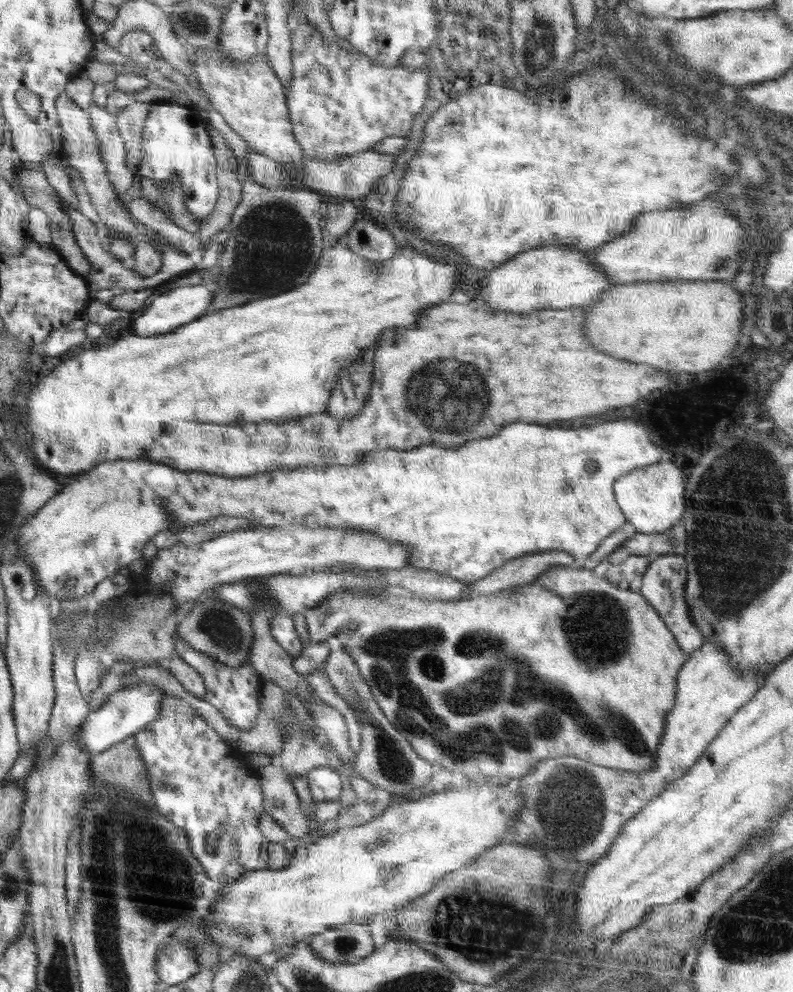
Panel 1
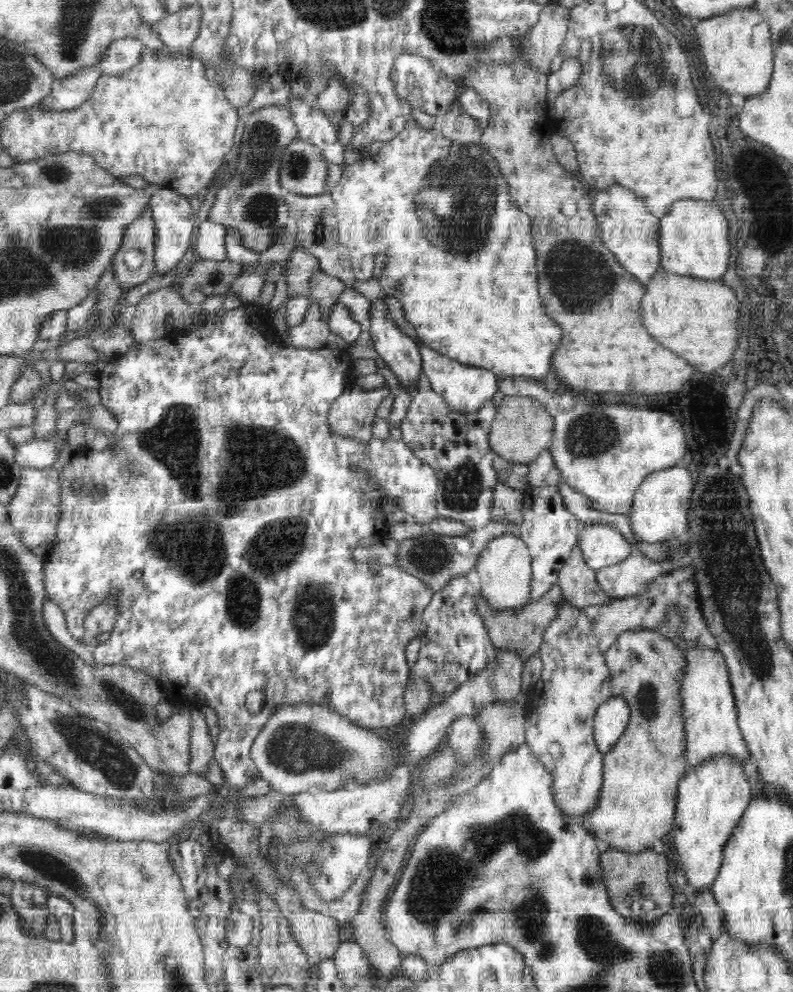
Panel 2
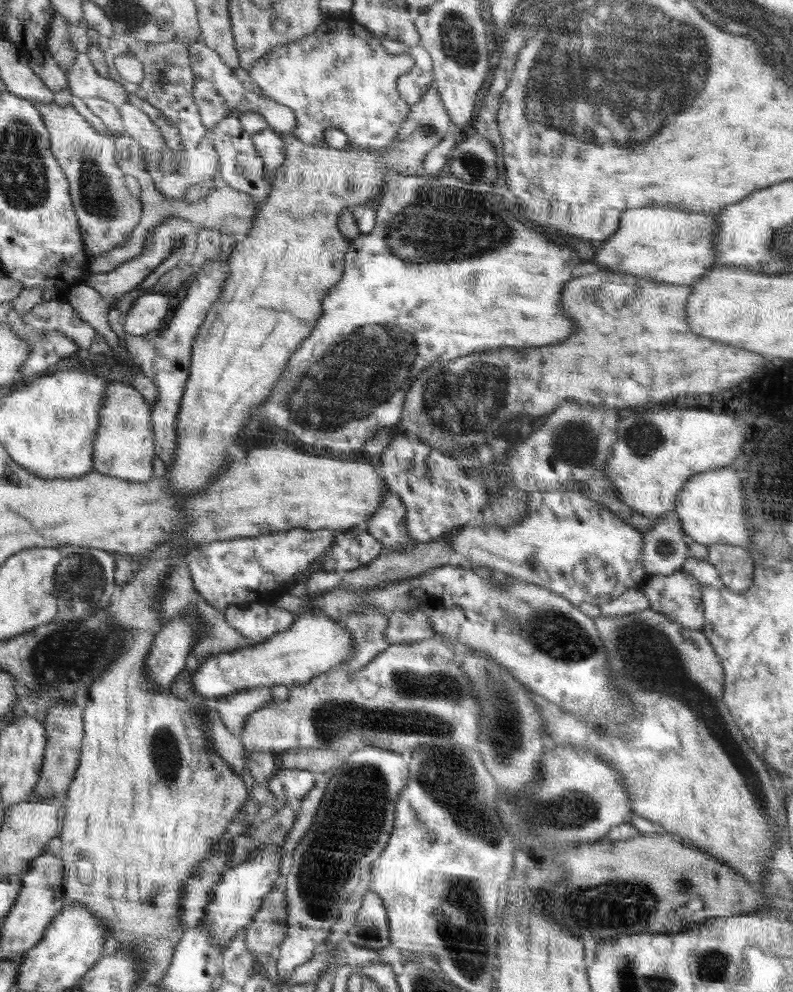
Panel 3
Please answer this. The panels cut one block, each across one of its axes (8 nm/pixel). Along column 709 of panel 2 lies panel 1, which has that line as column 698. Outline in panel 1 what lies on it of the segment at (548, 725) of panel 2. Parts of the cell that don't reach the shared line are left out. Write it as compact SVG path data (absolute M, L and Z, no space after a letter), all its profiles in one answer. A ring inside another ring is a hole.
M665 554L658 555L647 567L641 576L641 595L654 607L660 618L666 623L668 630L676 637L676 642L687 655L700 648L703 643L700 629L692 622L688 601L686 601L686 580L688 580L688 568L683 555Z

